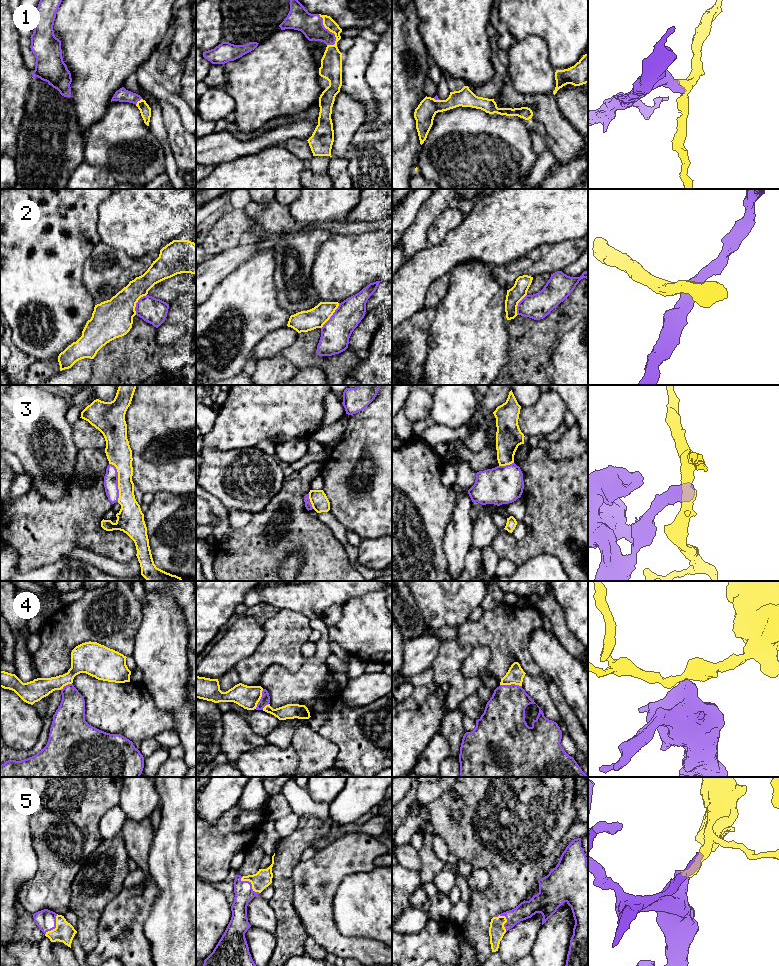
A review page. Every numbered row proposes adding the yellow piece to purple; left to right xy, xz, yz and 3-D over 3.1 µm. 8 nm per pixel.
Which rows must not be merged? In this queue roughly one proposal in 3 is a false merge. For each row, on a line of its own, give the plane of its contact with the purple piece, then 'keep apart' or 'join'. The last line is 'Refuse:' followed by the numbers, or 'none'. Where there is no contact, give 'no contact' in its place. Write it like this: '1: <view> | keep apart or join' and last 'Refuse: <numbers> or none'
1: xz | join
2: xz | keep apart
3: xy | keep apart
4: yz | keep apart
5: xz | join
Refuse: 2, 3, 4

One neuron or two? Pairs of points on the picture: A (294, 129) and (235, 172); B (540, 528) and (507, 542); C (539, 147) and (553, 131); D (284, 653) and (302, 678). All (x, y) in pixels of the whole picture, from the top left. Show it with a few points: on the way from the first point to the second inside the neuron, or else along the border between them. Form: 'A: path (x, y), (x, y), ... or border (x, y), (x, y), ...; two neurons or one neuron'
A: border (276, 144), (247, 155); two neurons
B: path (533, 536), (524, 545), (515, 545); one neuron
C: border (531, 131), (537, 131), (544, 139), (546, 145); two neurons
D: border (306, 658), (294, 672), (273, 664); two neurons

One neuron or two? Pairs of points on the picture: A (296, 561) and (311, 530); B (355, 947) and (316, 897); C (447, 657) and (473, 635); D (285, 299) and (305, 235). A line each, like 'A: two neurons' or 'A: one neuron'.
A: two neurons
B: one neuron
C: one neuron
D: one neuron

